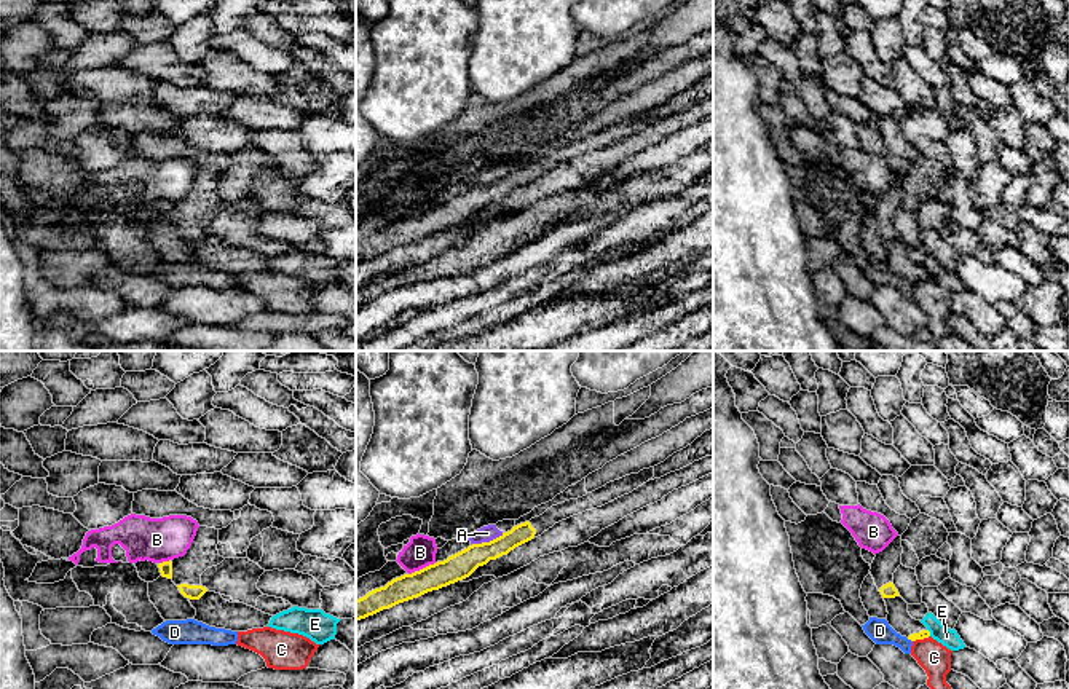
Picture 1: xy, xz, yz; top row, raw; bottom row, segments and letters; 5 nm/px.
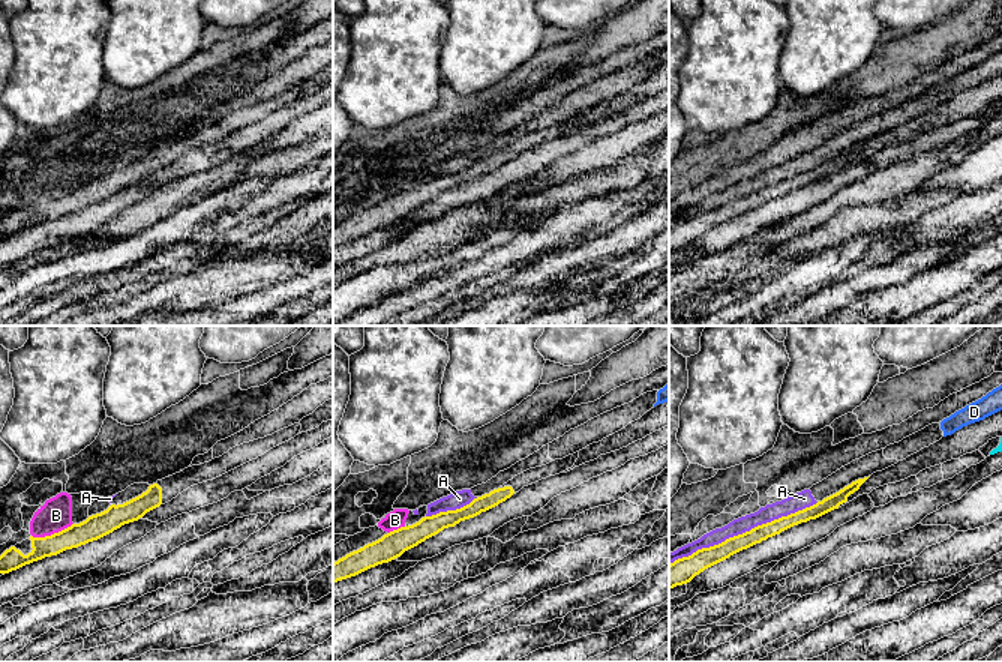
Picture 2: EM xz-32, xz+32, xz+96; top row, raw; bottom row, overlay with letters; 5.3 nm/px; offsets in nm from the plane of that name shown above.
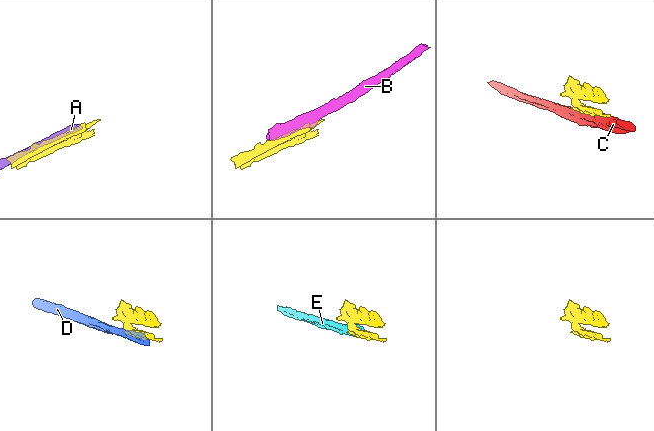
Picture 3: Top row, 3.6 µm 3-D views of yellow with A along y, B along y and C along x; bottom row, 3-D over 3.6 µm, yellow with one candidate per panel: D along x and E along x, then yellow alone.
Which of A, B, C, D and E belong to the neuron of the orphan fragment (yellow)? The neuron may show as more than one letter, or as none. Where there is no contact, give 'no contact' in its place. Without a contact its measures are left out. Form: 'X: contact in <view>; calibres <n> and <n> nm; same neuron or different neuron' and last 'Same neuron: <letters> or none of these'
A: contact in xz; calibres 140 and 80 nm; different neuron
B: contact in xz; calibres 140 and 160 nm; different neuron
C: contact in yz; calibres 50 and 160 nm; different neuron
D: contact in yz; calibres 50 and 120 nm; different neuron
E: contact in yz; calibres 50 and 90 nm; different neuron
Same neuron: none of these

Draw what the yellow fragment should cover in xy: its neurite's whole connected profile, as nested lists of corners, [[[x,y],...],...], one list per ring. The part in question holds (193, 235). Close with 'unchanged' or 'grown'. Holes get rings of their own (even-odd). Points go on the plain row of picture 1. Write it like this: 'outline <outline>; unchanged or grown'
outline [[[199,169],[183,199],[158,207],[163,220],[171,222],[185,241],[199,242],[207,231],[201,228],[201,217],[225,201],[219,198],[219,172]]]; grown

